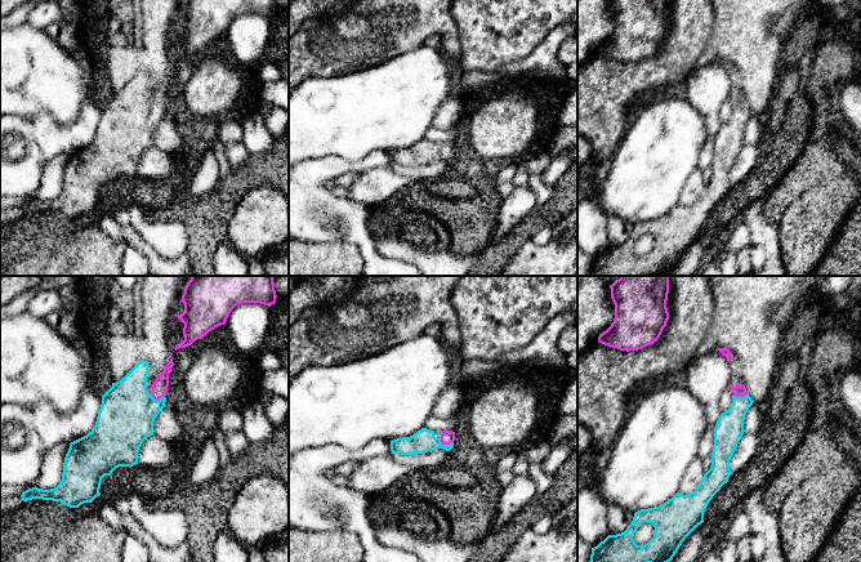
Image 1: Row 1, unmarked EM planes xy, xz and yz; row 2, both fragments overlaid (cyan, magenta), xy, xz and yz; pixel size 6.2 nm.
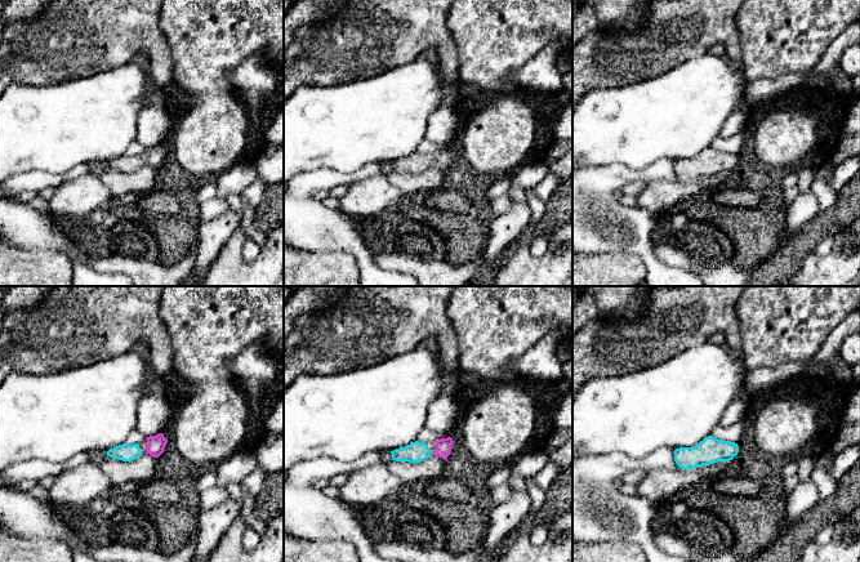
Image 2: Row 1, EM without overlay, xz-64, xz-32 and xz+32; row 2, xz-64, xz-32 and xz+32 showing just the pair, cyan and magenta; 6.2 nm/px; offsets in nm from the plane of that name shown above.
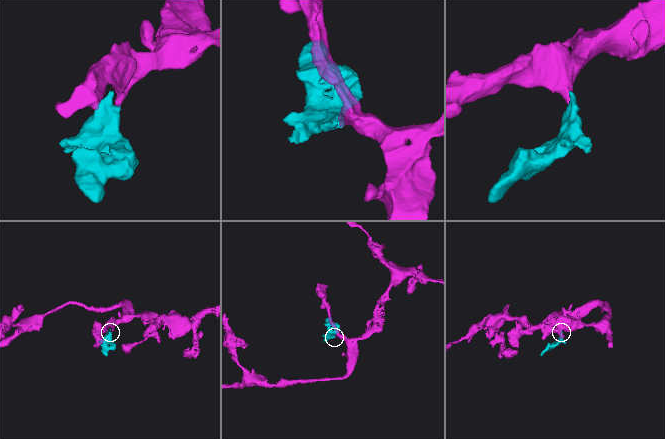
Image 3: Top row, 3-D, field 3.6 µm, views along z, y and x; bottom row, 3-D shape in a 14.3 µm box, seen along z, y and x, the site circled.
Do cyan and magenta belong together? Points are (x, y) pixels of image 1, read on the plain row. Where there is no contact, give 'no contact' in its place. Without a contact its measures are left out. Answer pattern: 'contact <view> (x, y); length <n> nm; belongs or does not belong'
contact xz (446, 156); length 90 nm; belongs

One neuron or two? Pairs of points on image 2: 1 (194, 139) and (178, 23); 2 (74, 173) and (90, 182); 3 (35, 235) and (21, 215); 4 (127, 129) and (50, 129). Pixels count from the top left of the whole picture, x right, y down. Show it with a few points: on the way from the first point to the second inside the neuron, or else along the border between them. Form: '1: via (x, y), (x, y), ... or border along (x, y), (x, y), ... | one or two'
1: via (201, 110), (201, 52) | one
2: border along (89, 172), (71, 181) | two
3: via (30, 230), (21, 221) | one
4: via (107, 129), (70, 129) | one

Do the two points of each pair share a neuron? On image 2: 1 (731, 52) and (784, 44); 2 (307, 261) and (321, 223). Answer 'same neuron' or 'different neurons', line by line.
1: different neurons
2: different neurons

